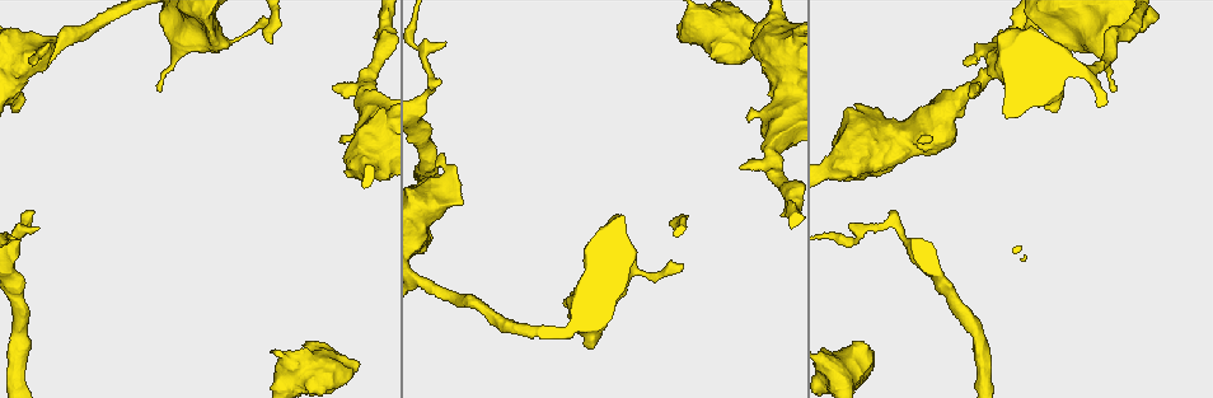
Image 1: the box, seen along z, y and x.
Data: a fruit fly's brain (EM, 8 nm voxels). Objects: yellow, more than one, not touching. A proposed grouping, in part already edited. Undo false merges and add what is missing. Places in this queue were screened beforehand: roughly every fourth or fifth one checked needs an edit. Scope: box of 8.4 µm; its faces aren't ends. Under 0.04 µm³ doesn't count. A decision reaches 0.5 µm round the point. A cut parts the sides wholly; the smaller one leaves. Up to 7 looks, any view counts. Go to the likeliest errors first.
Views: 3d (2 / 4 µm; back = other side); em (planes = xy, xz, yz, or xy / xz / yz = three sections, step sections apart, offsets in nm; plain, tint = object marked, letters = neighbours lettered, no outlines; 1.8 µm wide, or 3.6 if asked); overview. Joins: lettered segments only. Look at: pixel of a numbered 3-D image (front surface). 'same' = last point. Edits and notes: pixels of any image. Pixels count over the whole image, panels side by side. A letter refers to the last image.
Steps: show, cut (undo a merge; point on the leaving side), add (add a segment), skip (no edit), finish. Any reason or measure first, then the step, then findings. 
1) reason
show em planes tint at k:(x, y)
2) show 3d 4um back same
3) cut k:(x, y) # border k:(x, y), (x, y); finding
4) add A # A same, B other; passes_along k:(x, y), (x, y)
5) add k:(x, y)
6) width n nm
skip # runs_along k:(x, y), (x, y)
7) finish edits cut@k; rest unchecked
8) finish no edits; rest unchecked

free end
show em planes plain at 1:(979, 86)

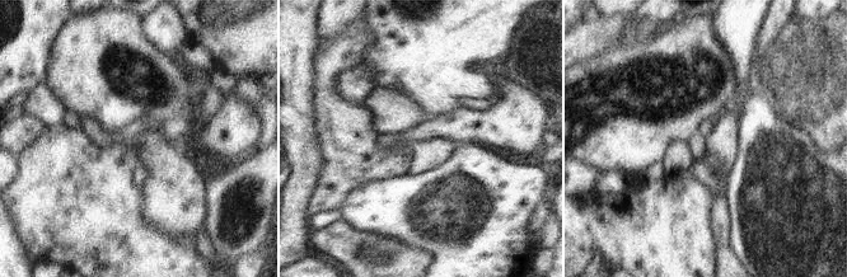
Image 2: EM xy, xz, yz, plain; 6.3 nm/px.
show em planes letters same

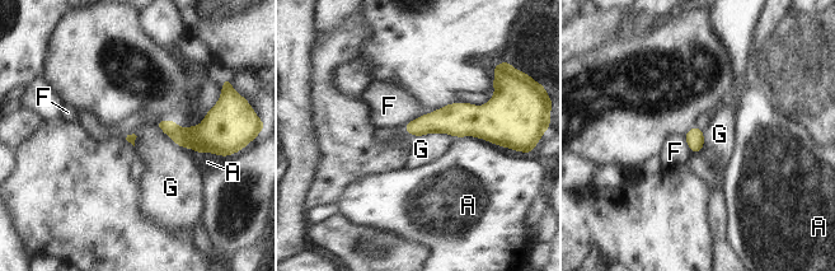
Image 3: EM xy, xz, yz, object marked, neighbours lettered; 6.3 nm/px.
skip # A other, F other, G other; border 3:(412, 135), (445, 132), (455, 138); none of them fits

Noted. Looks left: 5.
show em planes plain at 1:(32, 62)

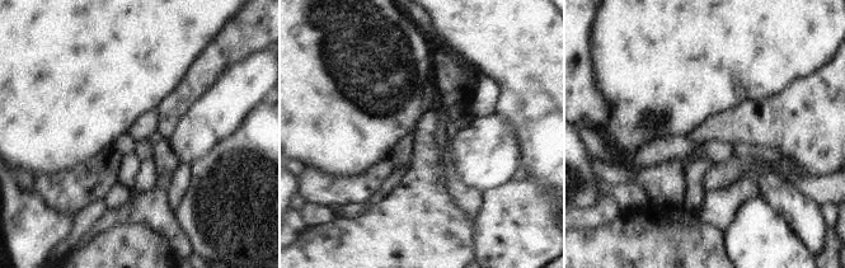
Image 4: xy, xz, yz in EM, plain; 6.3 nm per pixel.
see the neighbours
show em planes letters same

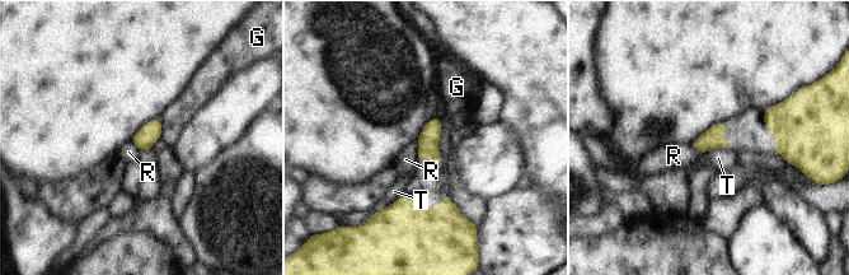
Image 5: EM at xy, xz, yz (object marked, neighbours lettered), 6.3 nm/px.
skip # G other, R other, T other; none of them fits

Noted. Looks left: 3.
an open end
show 3d 4um at 1:(1054, 109)

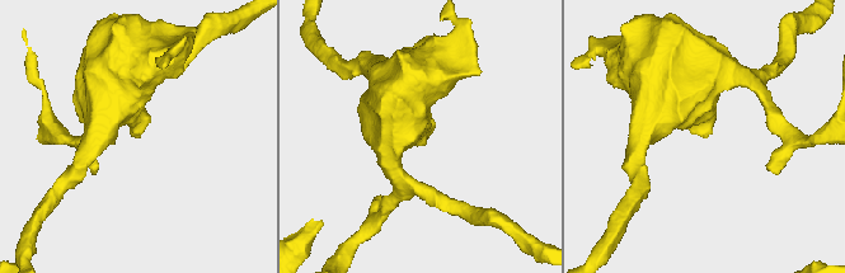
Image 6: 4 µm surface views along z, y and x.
show em 3.6um planes letters at 6:(139, 131)

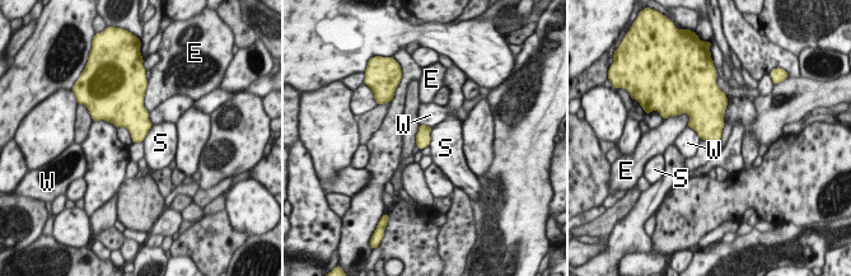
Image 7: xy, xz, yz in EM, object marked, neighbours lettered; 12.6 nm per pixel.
skip # E other, S other, W other; border 7:(431, 127), (430, 143), (428, 145); no lettered segment goes on from it

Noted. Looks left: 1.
finish no edits; rest unchecked

